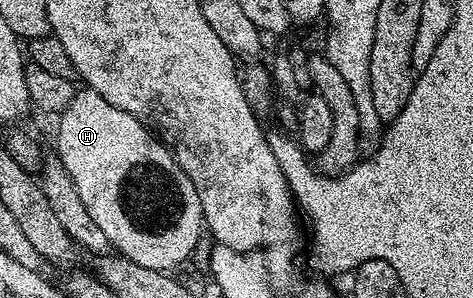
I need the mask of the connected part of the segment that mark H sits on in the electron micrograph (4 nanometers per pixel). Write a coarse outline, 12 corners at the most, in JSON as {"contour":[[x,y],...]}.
{"contour":[[98,92],[55,157],[116,254],[175,271],[205,233],[168,147]]}

